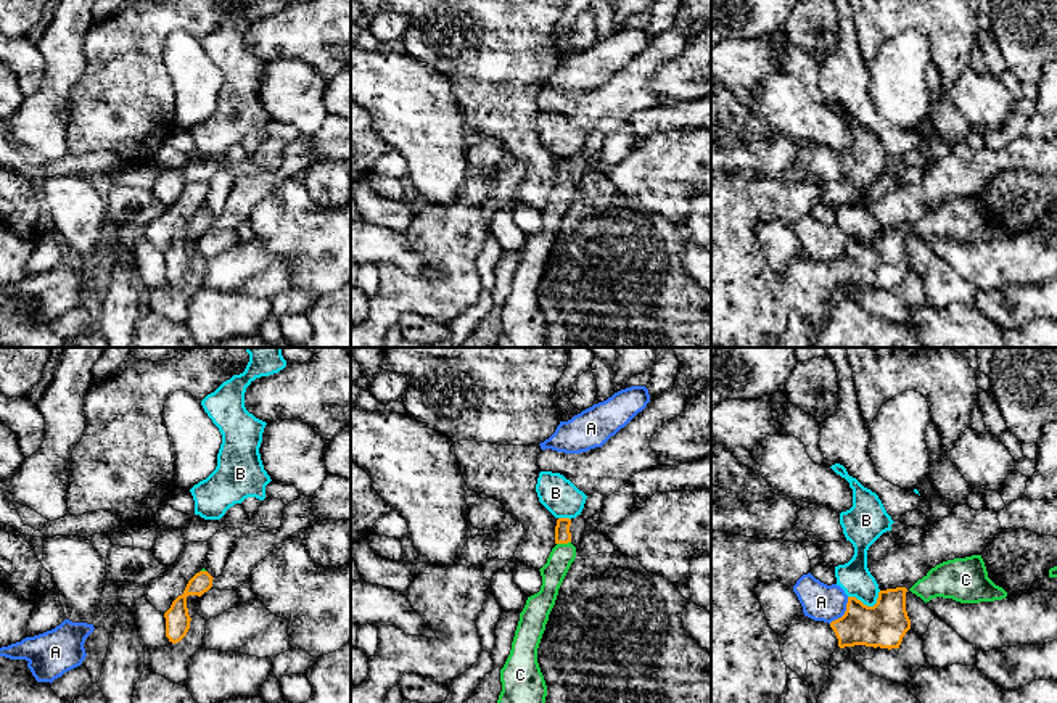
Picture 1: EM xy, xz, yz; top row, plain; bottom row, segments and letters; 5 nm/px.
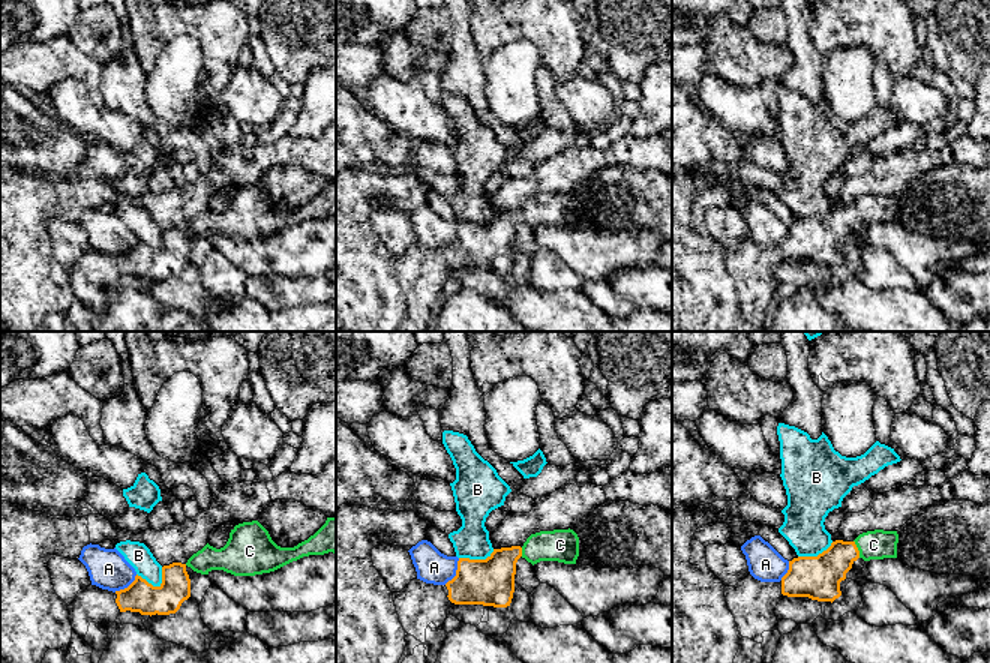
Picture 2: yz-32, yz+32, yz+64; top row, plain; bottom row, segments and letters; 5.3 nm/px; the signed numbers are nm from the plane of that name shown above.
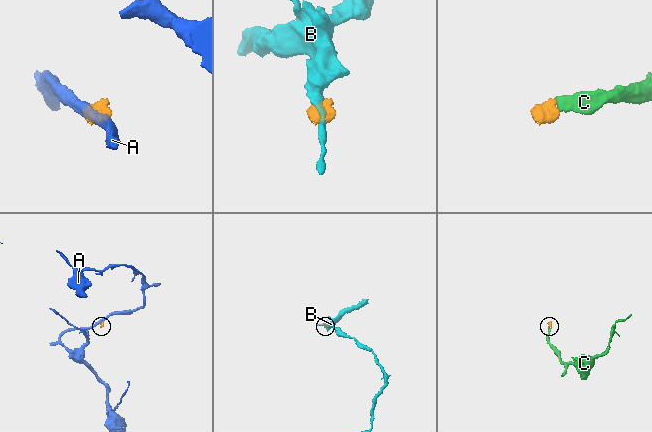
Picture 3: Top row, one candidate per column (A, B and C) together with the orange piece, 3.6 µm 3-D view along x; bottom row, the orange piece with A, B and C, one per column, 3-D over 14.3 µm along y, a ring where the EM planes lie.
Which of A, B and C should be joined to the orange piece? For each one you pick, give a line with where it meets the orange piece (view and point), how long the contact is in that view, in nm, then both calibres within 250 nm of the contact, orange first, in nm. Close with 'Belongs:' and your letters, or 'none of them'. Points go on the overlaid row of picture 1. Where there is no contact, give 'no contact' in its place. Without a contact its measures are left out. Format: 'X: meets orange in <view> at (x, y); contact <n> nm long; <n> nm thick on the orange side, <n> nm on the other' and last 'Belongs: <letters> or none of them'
C: meets orange in xz at (563, 542); contact 70 nm long; 80 nm thick on the orange side, 120 nm on the other
Belongs: C

